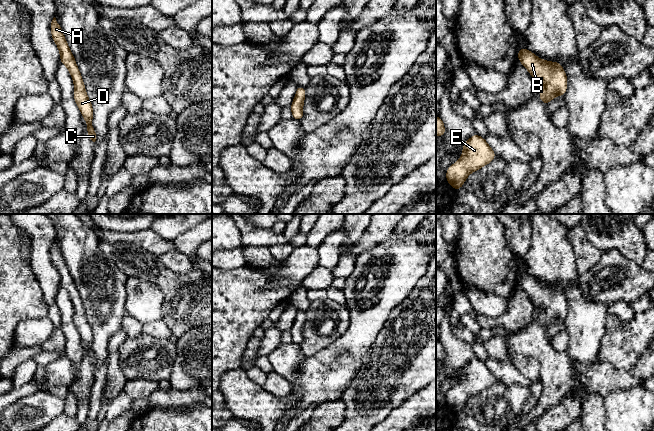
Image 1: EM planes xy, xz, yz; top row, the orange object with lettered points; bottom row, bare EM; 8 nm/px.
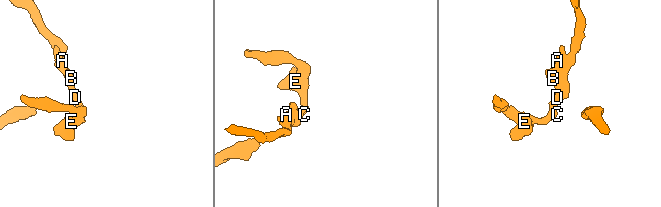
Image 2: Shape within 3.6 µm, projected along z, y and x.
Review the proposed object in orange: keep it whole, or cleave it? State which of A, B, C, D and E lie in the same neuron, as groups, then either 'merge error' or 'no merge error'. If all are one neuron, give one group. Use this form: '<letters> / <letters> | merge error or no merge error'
A B C D E | no merge error

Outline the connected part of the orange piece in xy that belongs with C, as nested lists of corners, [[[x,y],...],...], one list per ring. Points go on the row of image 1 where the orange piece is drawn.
[[[55,17],[52,20],[50,27],[53,41],[57,44],[57,47],[60,52],[60,61],[68,68],[72,76],[73,83],[75,86],[74,100],[82,114],[82,117],[87,123],[87,134],[89,138],[93,142],[95,142],[96,133],[92,126],[93,108],[86,94],[86,89],[83,83],[81,73],[77,67],[74,56],[66,42],[61,26],[57,23]]]

